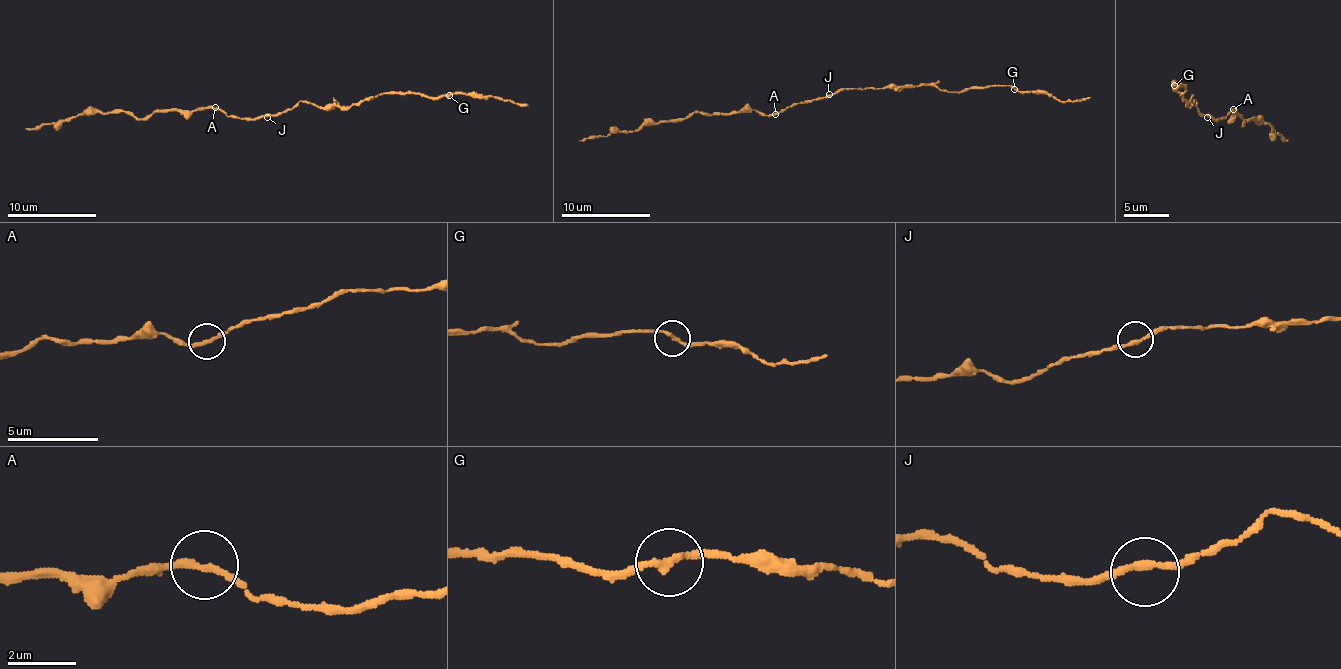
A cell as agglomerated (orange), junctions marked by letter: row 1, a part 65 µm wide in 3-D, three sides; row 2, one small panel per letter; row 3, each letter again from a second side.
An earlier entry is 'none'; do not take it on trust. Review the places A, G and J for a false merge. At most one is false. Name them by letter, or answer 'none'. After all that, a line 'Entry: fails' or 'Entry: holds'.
none
Entry: holds

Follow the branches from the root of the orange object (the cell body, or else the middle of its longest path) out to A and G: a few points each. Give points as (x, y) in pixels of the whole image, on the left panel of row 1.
A: (268, 115), (240, 120), (215, 107)
G: (268, 115), (293, 109), (299, 102), (352, 106), (384, 93), (450, 94)

